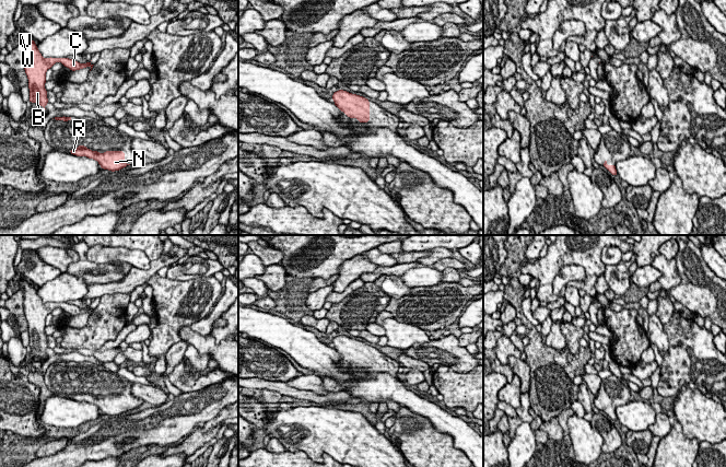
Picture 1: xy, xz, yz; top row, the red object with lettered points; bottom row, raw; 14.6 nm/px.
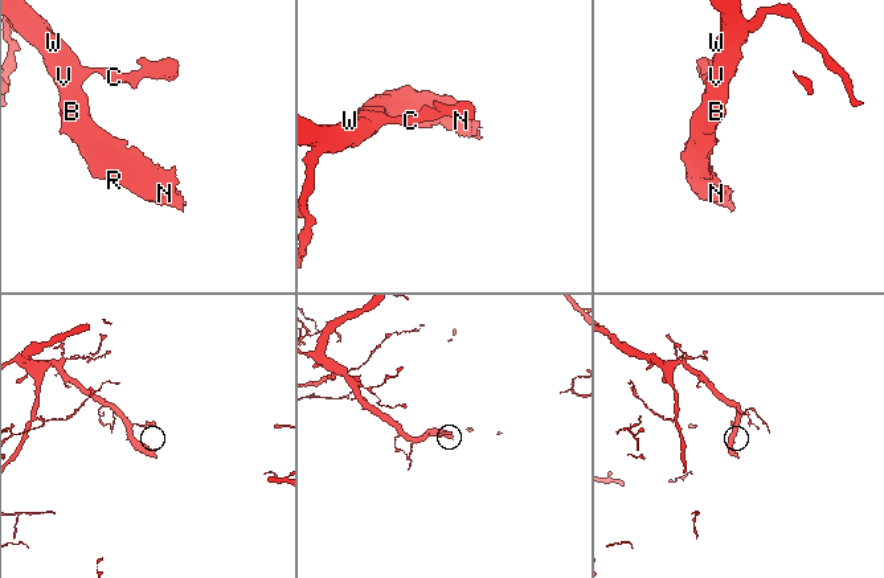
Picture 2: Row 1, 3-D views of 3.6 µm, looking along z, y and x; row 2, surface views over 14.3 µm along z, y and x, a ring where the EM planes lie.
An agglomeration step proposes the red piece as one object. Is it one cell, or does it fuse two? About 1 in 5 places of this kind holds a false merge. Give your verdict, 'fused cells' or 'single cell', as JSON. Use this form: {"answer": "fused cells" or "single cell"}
{"answer": "single cell"}

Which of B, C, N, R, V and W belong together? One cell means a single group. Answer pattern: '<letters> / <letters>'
B C N R V W

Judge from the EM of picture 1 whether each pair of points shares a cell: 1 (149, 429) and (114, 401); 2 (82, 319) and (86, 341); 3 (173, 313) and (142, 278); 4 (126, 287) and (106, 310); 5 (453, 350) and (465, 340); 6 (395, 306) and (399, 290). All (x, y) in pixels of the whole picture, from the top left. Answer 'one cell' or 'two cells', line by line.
1: two cells
2: two cells
3: two cells
4: two cells
5: two cells
6: two cells

